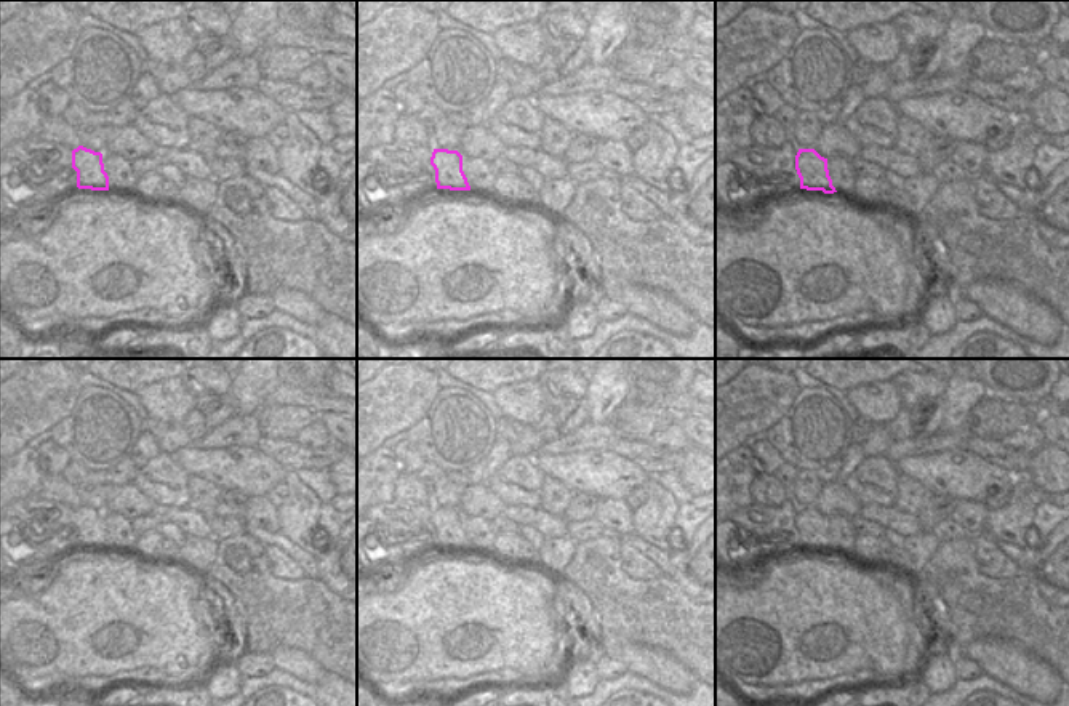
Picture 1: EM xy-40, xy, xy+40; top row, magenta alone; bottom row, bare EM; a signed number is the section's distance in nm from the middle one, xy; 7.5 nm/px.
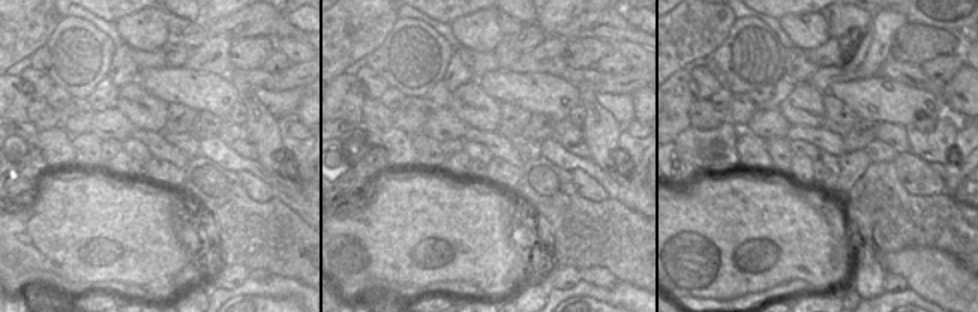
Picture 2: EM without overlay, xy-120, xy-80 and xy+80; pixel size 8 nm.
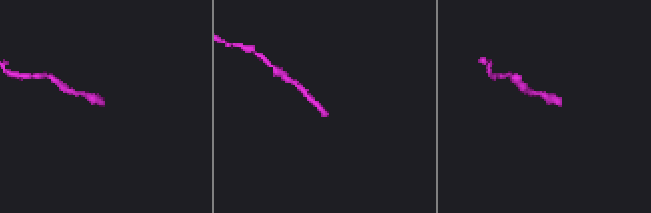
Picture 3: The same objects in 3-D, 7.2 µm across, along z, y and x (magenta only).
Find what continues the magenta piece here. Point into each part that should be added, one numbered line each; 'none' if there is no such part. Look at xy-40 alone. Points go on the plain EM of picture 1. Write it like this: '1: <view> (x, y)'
1: xy-40 (120, 533).

